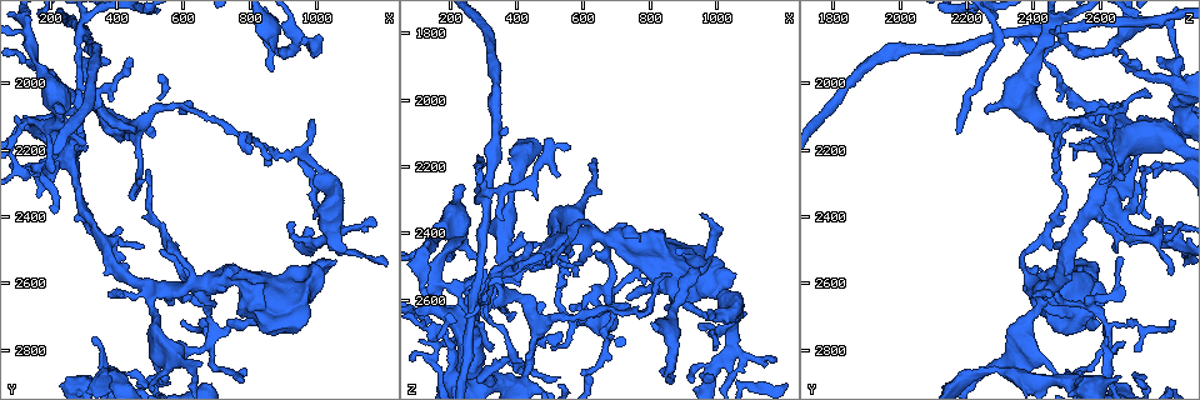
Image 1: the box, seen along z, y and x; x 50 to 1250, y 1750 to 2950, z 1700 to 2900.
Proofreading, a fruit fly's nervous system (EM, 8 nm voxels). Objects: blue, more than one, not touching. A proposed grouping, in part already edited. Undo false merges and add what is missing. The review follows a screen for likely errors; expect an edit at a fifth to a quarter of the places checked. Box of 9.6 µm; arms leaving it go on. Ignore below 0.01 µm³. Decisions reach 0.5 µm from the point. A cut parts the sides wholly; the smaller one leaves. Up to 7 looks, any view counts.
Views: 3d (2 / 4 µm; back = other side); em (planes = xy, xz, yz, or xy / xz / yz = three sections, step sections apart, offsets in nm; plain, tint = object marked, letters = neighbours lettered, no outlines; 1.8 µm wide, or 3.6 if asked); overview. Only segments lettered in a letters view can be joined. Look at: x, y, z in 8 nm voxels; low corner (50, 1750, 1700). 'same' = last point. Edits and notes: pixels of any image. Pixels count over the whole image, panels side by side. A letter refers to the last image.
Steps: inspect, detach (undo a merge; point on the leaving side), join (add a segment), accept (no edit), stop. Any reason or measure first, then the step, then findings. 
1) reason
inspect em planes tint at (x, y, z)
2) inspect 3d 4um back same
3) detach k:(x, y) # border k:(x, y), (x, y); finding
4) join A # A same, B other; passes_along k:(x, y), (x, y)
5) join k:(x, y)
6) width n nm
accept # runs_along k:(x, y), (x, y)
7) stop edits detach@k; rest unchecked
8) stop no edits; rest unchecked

thin end
inspect 3d 4um at (990, 2120, 2650)

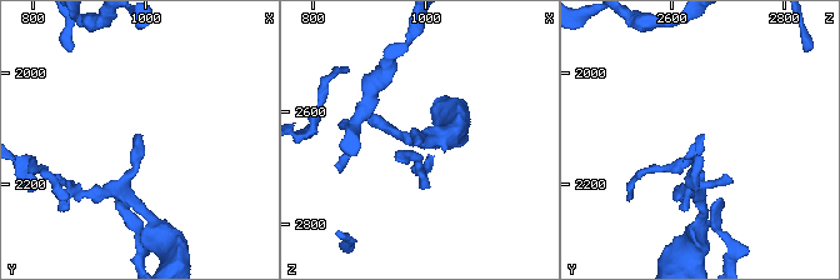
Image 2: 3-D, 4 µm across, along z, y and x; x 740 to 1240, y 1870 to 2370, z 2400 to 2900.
shape alone is not enough
inspect em xz step 4 letters at (990, 2115, 2655)

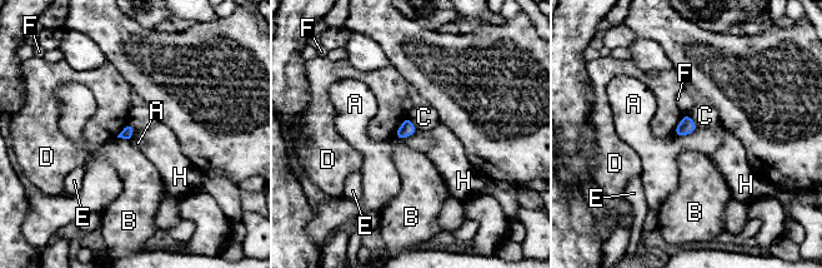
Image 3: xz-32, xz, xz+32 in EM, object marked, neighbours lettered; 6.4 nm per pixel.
cut it another way
inspect em planes letters same

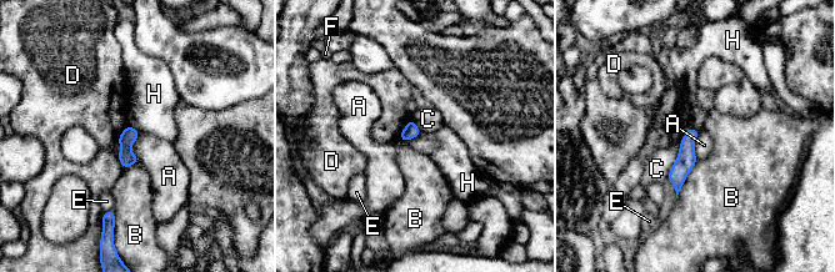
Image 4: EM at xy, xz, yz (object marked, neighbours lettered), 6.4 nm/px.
width 100 nm
accept # A other, B other, C other, D other, E other, F other, H other; runs_along 4:(693, 131), (678, 186); no lettered segment goes on from it

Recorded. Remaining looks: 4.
a fork
inspect 3d 2um at (980, 2480, 2810)

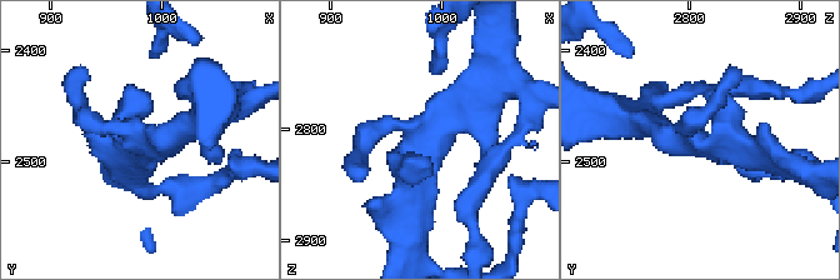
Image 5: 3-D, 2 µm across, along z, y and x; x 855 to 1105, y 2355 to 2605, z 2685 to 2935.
inspect em xz step 8 tint at (984, 2480, 2806)

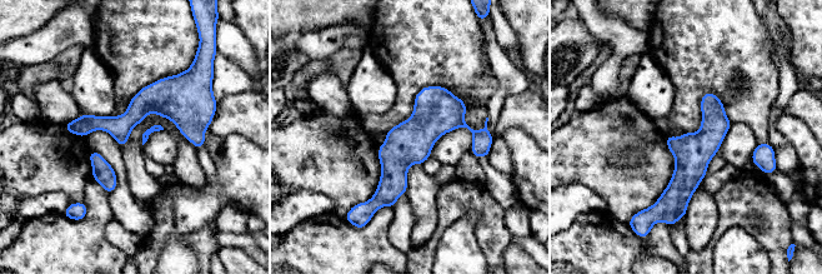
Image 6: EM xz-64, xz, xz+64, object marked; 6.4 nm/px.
inspect em planes letters same

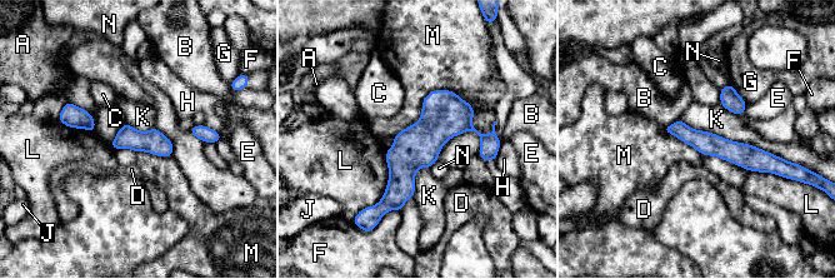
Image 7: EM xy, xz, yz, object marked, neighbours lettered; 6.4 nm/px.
width 150 nm
accept # A other, B other, C other, D other, E other, F other, G other, H other, J other, K other, L other, M other, N other; border 7:(679, 118), (783, 159); all the same neuron

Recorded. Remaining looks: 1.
stop no edits; rest unchecked

